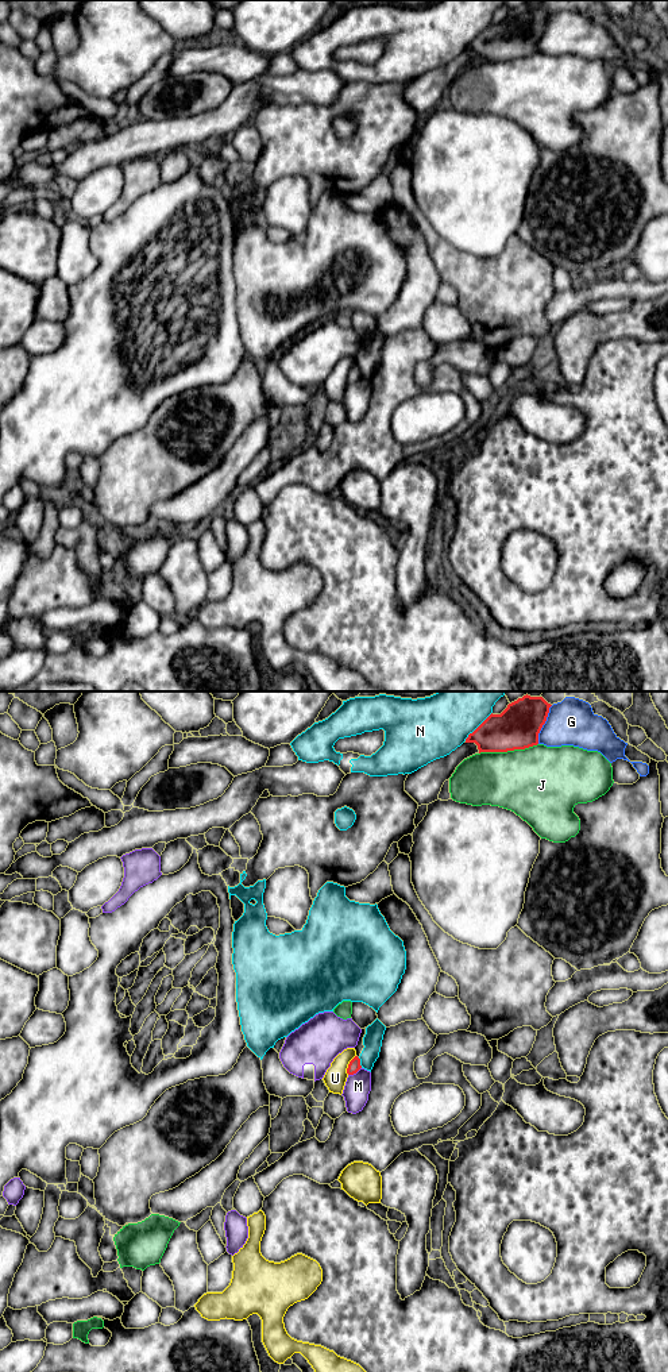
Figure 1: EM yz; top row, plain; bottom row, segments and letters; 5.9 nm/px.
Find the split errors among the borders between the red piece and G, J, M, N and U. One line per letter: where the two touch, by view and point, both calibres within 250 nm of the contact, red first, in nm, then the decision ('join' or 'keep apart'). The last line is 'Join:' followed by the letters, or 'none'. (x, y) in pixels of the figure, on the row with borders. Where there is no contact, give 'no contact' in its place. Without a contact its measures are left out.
G: yz (544, 723) | 260/280 nm | keep apart
J: yz (508, 750) | 260/420 nm | keep apart
M: yz (354, 1072) | 70/160 nm | keep apart
N: yz (478, 727) | 260/360 nm | keep apart
U: yz (348, 1064) | 70/140 nm | keep apart
Join: none

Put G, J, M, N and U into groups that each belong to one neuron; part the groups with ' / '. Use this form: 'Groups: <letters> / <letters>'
Groups: G / J / M / N / U

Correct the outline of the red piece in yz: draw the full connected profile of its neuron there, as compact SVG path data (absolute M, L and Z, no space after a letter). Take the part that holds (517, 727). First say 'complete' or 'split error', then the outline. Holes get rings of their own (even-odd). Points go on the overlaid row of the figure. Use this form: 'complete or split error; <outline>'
complete; M524 695L507 705L501 714L490 714L466 743L475 743L480 752L507 752L538 744L538 733L549 708L542 697Z

